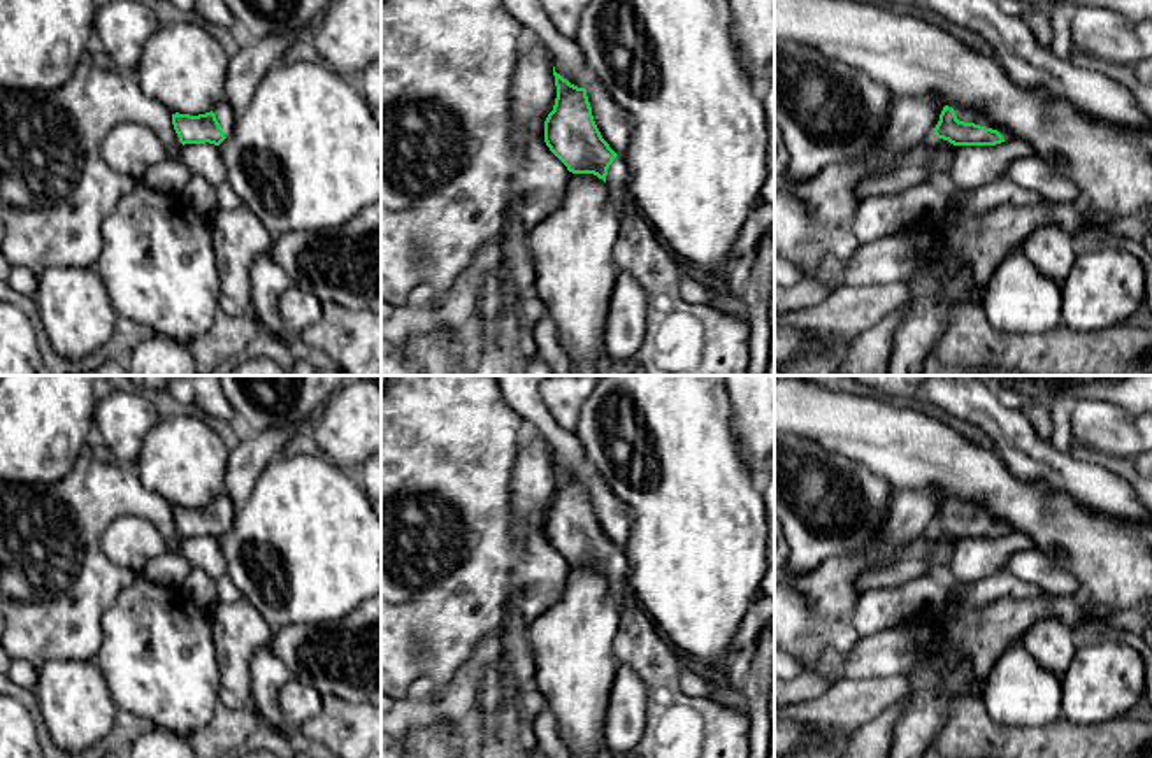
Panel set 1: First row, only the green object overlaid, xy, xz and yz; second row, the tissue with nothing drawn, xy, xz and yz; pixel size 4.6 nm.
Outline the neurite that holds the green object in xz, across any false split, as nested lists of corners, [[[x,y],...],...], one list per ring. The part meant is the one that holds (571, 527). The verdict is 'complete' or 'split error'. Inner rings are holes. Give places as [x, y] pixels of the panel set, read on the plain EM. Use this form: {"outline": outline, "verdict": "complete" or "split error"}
{"outline": [[[555,460],[553,468],[557,491],[544,514],[544,535],[569,565],[594,567],[606,576],[620,614],[618,633],[613,642],[615,654],[622,665],[636,672],[646,688],[650,733],[637,742],[632,753],[615,753],[602,742],[597,749],[597,758],[748,758],[748,718],[715,700],[688,697],[681,691],[681,654],[673,649],[639,605],[629,583],[629,558],[602,532],[592,509],[587,483],[571,477],[555,465]]], "verdict": "split error"}

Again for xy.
{"outline": [[[223,493],[211,505],[190,509],[172,507],[172,518],[184,537],[214,537],[220,539],[234,523],[235,505],[232,498]]], "verdict": "split error"}

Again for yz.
{"outline": [[[961,498],[943,500],[934,528],[954,539],[996,539],[1013,532],[1004,519],[987,511],[980,502]]], "verdict": "split error"}

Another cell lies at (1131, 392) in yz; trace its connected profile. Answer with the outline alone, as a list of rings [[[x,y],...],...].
[[[971,375],[992,393],[1015,390],[1024,398],[1041,404],[1084,398],[1124,407],[1133,416],[1152,414],[1152,375]]]

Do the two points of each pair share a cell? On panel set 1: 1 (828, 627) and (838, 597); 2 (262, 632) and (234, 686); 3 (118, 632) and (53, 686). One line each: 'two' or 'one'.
1: two
2: one
3: two

